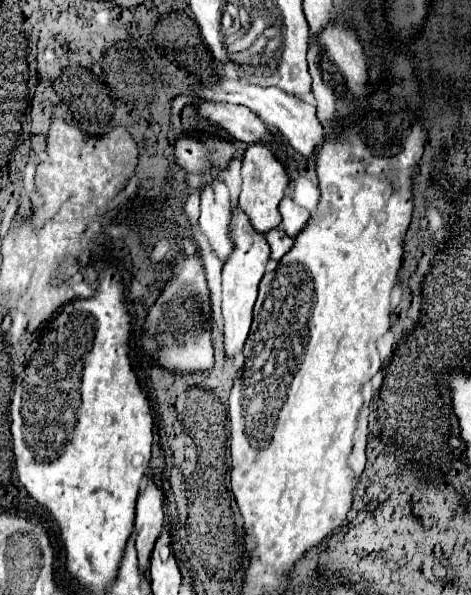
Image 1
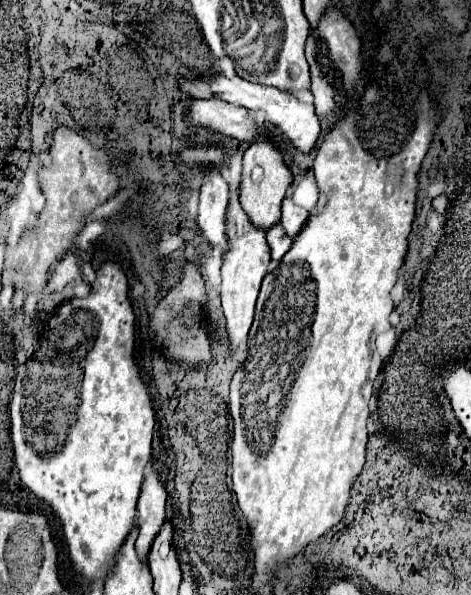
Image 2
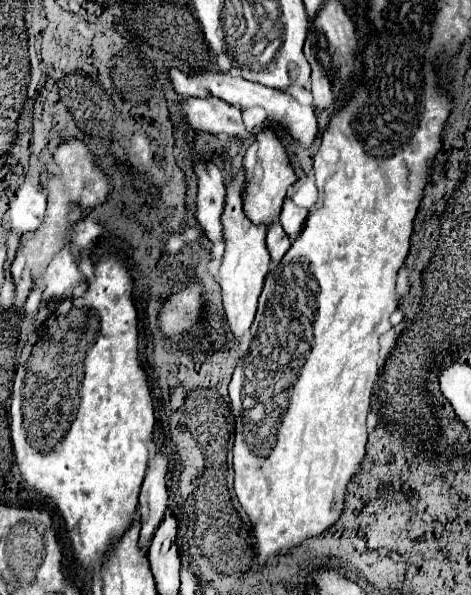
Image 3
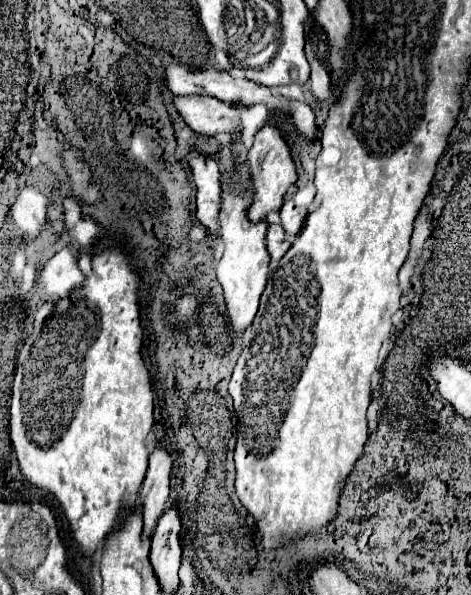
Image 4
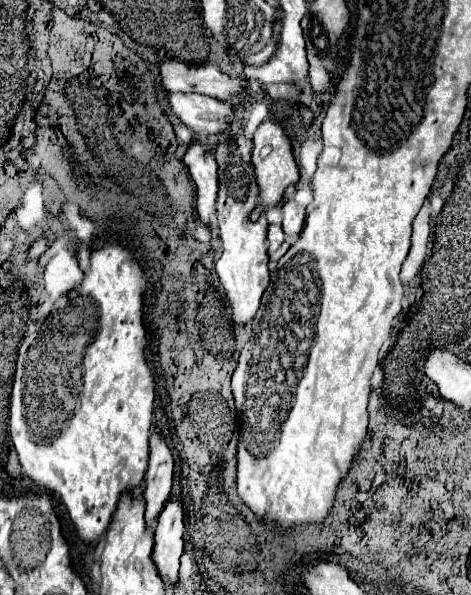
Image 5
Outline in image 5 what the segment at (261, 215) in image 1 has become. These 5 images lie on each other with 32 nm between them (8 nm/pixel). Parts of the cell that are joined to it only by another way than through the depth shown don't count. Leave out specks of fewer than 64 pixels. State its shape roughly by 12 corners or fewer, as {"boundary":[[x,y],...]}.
{"boundary":[[266,120],[254,134],[258,204],[250,218],[282,202],[300,174],[282,126]]}

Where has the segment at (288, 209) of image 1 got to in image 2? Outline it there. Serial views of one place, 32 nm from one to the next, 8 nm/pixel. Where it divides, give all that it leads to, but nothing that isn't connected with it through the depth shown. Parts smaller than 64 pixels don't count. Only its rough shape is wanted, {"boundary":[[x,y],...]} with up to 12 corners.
{"boundary":[[282,200],[280,224],[290,238],[304,228],[310,212]]}

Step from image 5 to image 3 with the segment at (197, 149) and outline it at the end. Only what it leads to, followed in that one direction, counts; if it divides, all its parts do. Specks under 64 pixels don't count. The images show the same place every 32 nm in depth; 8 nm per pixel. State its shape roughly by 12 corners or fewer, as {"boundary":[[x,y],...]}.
{"boundary":[[214,162],[194,164],[196,220],[212,244],[224,242],[226,186]]}

